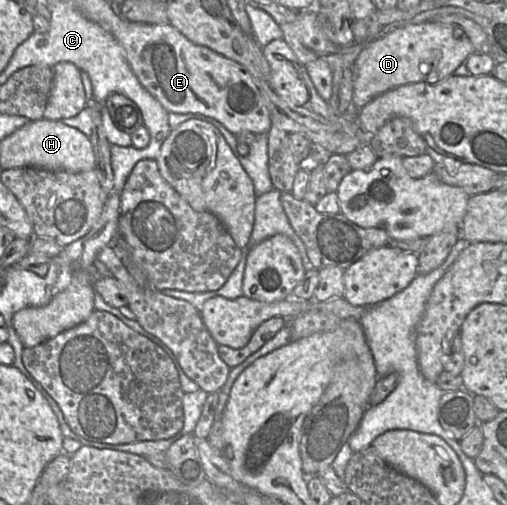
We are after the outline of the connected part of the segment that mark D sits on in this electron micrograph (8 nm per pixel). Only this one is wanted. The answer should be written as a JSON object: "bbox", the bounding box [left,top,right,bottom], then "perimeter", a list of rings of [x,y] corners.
{"bbox":[352,21,473,110],"perimeter":[[[426,21],[398,27],[369,44],[354,62],[352,104],[360,110],[375,97],[399,86],[436,84],[453,75],[473,53],[472,42],[458,26]]]}

